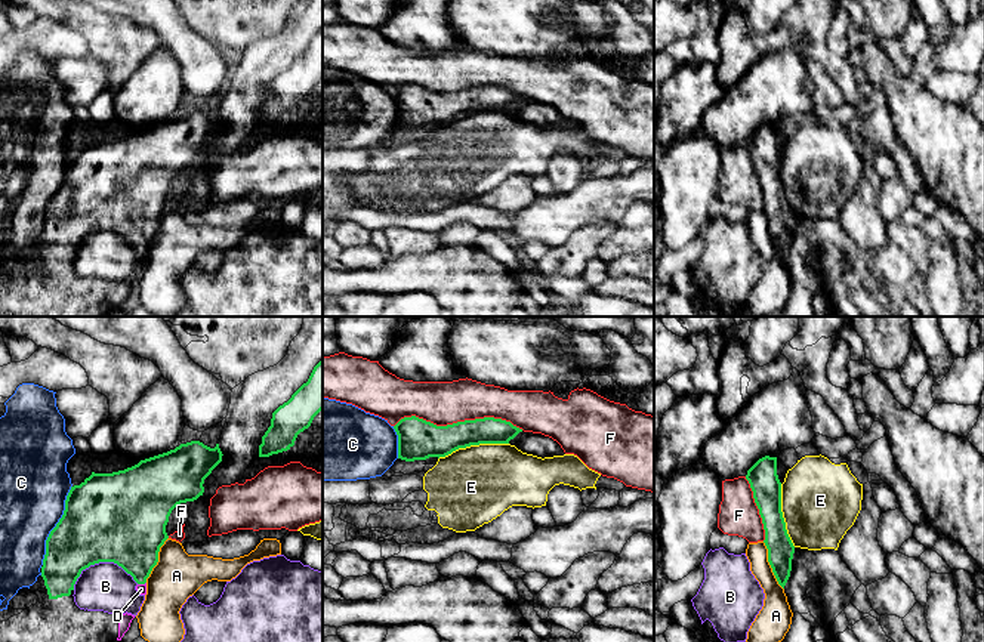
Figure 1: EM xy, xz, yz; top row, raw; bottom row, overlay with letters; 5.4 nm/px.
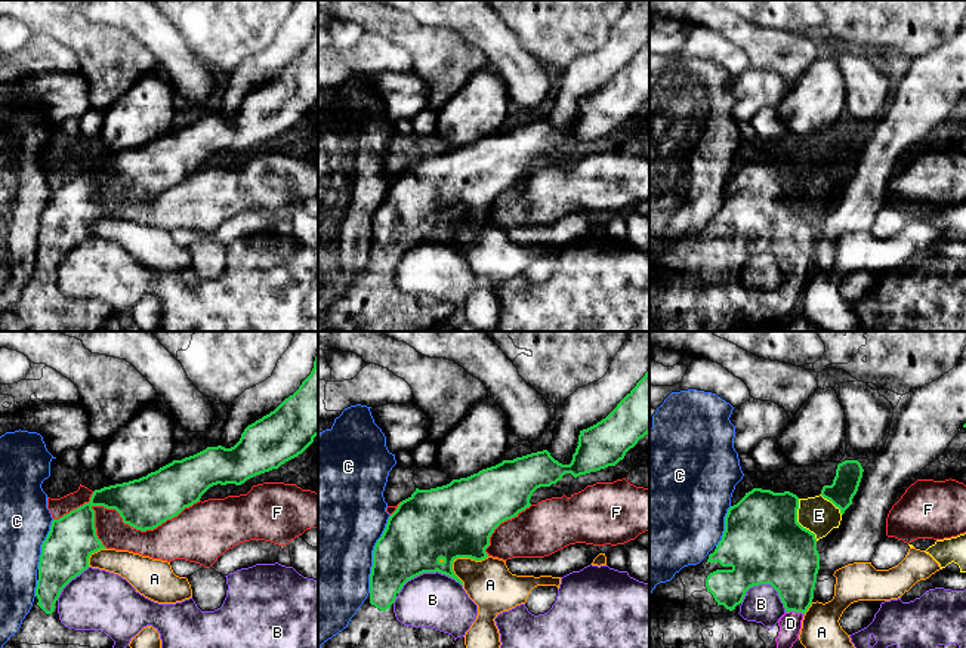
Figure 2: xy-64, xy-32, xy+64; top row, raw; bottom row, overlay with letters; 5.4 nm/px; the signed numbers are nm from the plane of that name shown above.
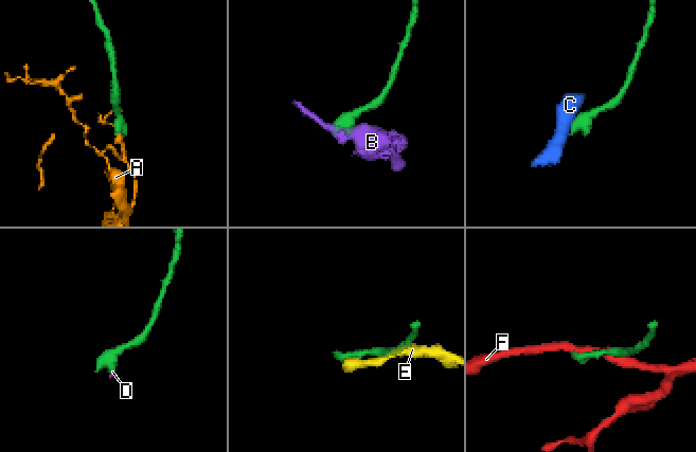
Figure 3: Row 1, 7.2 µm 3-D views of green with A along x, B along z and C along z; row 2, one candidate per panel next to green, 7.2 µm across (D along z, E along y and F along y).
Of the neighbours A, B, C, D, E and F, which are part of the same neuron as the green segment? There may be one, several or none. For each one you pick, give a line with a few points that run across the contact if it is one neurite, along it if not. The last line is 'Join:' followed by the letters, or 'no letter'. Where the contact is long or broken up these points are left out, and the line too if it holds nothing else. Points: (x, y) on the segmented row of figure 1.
Join: D

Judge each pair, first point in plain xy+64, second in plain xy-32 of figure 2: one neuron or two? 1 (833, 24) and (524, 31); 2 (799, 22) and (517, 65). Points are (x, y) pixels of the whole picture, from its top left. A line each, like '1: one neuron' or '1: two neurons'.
1: one neuron
2: one neuron

